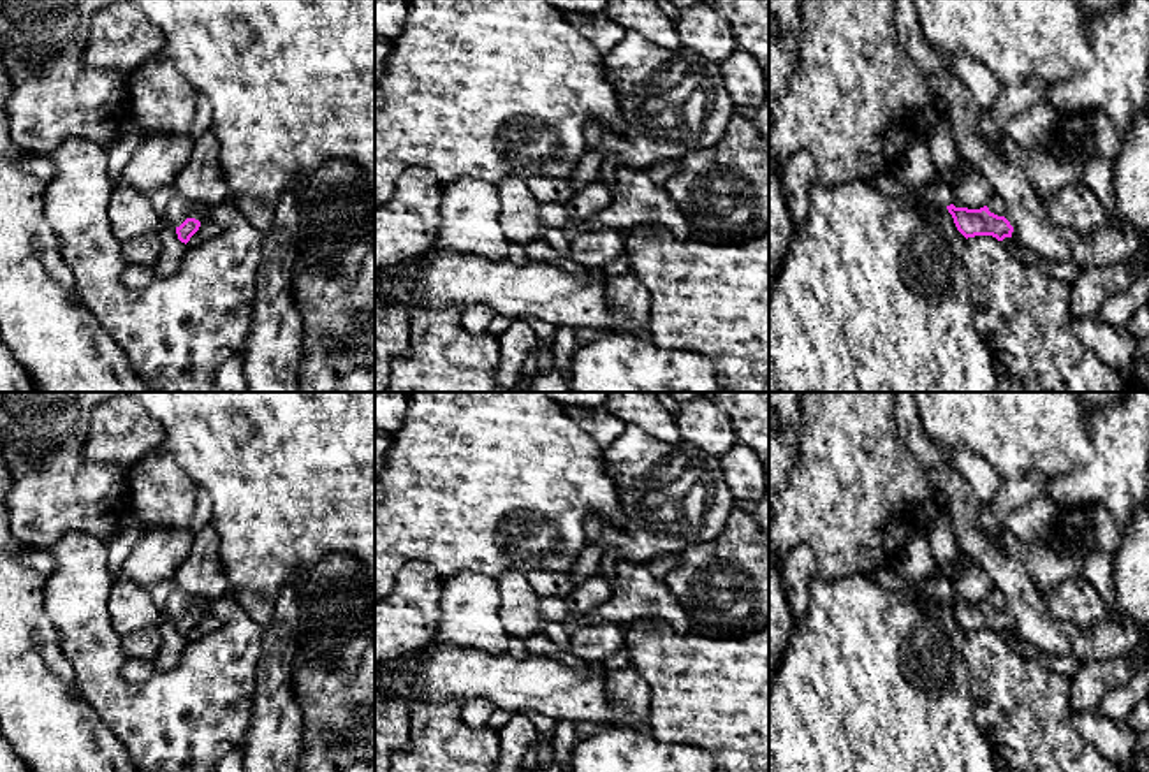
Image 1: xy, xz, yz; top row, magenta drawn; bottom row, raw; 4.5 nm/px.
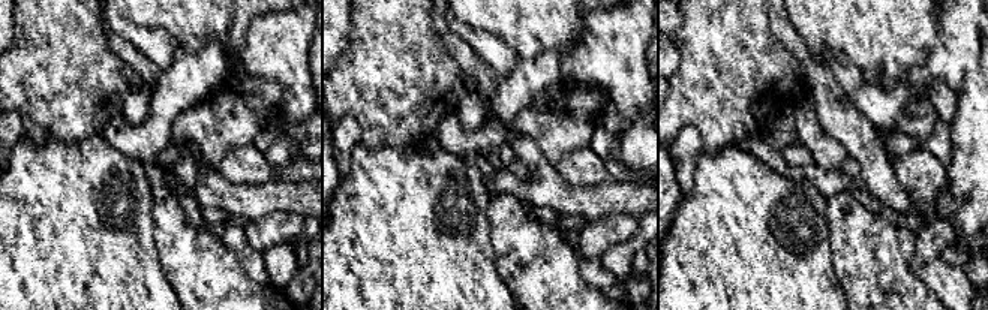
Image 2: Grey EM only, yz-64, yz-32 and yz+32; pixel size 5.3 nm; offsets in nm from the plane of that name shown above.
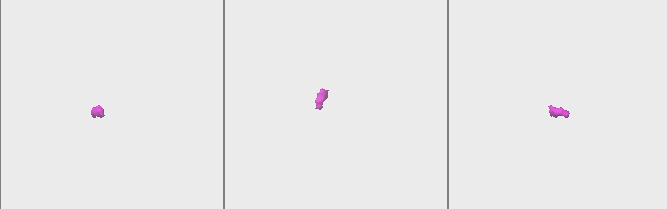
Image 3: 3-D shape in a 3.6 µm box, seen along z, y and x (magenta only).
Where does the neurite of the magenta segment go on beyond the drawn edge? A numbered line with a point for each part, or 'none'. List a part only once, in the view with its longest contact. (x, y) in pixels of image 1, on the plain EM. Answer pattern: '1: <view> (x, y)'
1: yz (1033, 623)

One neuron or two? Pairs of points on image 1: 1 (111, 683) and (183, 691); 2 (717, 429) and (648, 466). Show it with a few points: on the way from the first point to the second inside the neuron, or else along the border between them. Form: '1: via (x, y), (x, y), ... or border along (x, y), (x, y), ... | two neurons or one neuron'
1: via (129, 699), (166, 699) | one neuron
2: border along (683, 440), (720, 459) | two neurons

